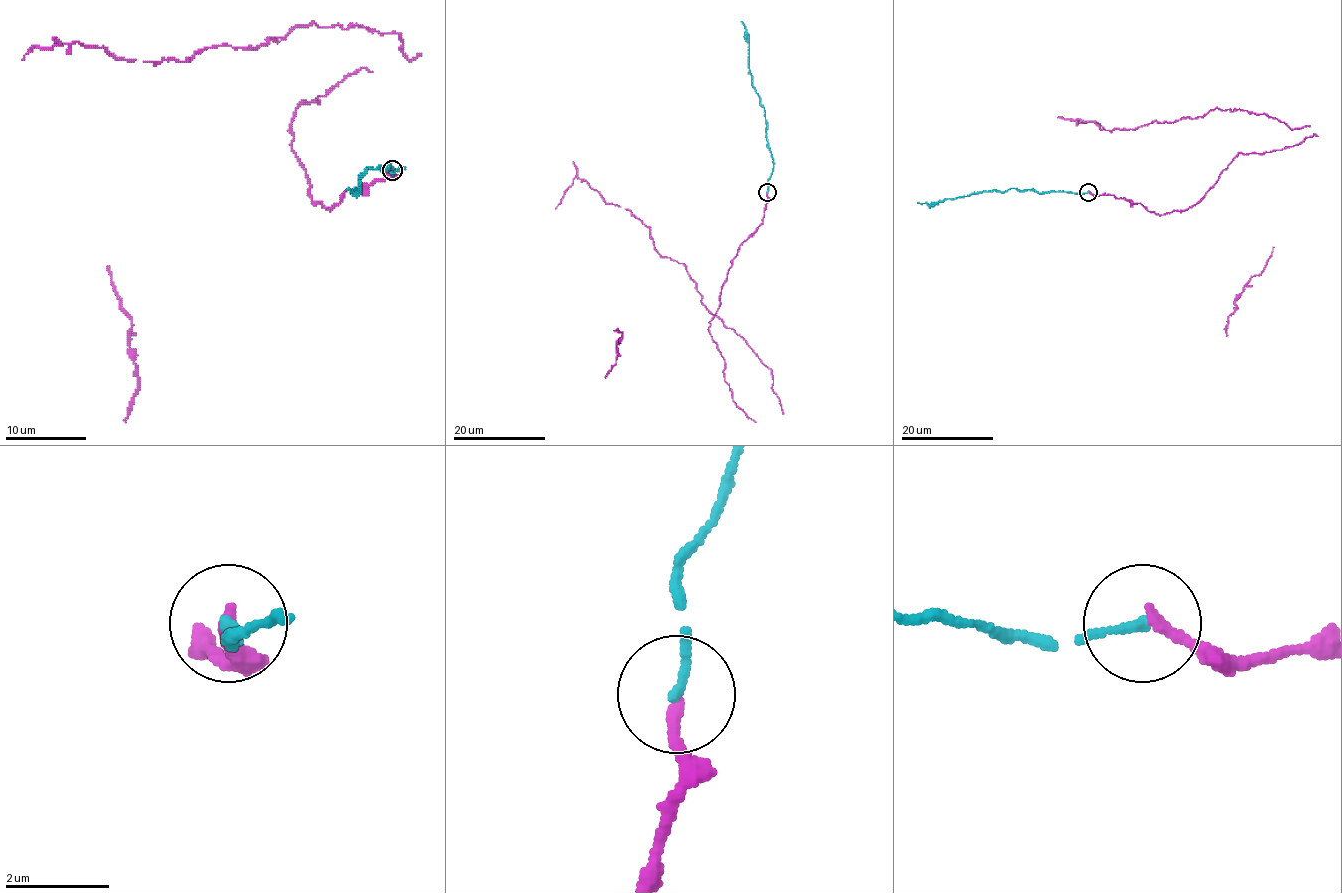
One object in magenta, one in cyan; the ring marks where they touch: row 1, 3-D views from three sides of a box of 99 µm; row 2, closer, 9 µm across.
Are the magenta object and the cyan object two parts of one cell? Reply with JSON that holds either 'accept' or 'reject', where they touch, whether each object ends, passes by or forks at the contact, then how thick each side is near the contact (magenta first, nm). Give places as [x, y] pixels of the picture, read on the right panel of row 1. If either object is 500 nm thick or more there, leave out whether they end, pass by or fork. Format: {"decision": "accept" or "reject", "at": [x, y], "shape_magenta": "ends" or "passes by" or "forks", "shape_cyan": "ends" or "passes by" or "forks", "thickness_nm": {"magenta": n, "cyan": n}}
{"decision": "accept", "at": [1088, 192], "shape_magenta": "ends", "shape_cyan": "ends", "thickness_nm": {"magenta": 220, "cyan": 180}}

